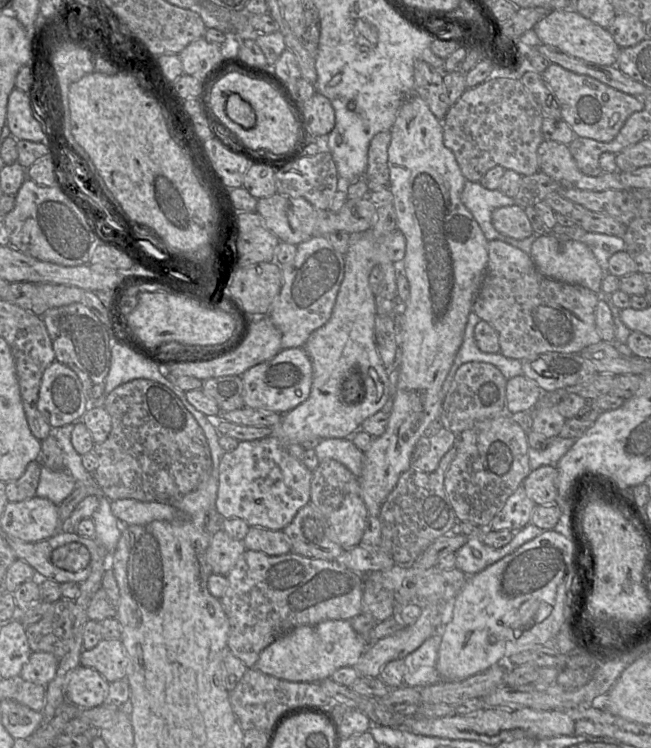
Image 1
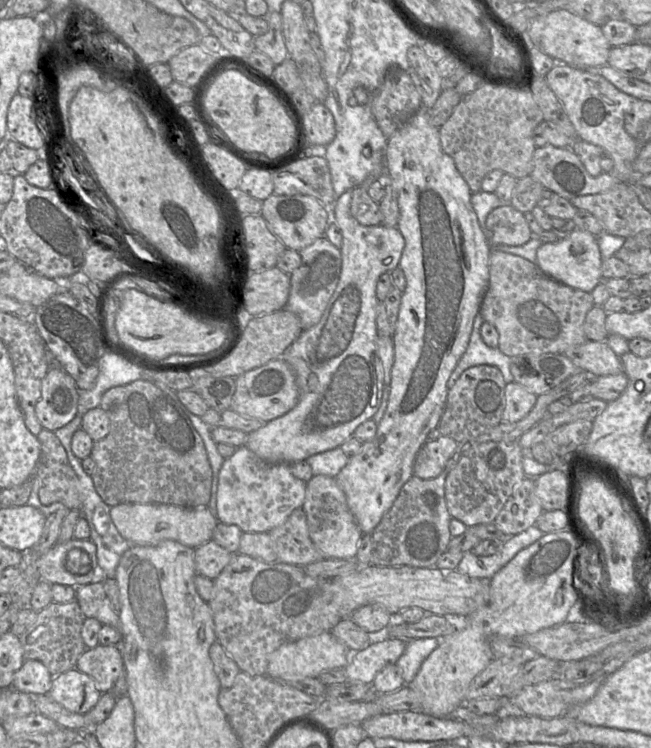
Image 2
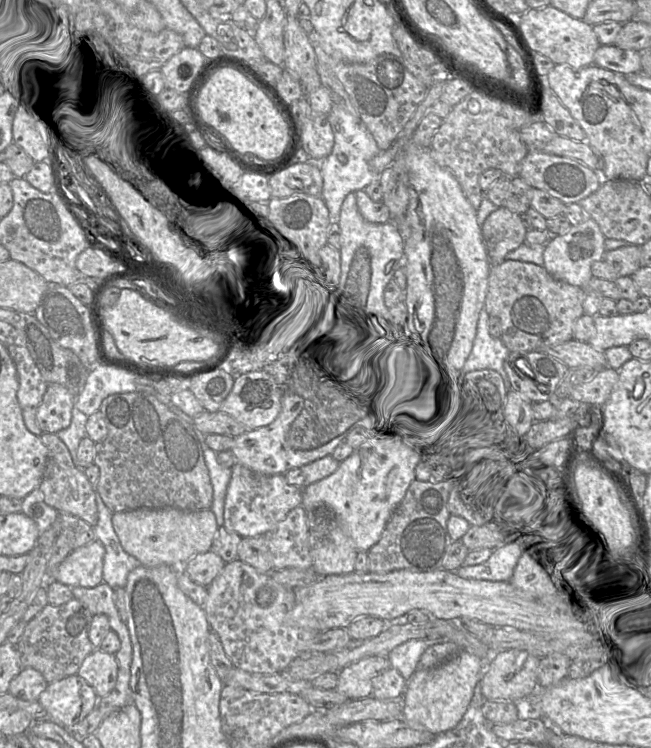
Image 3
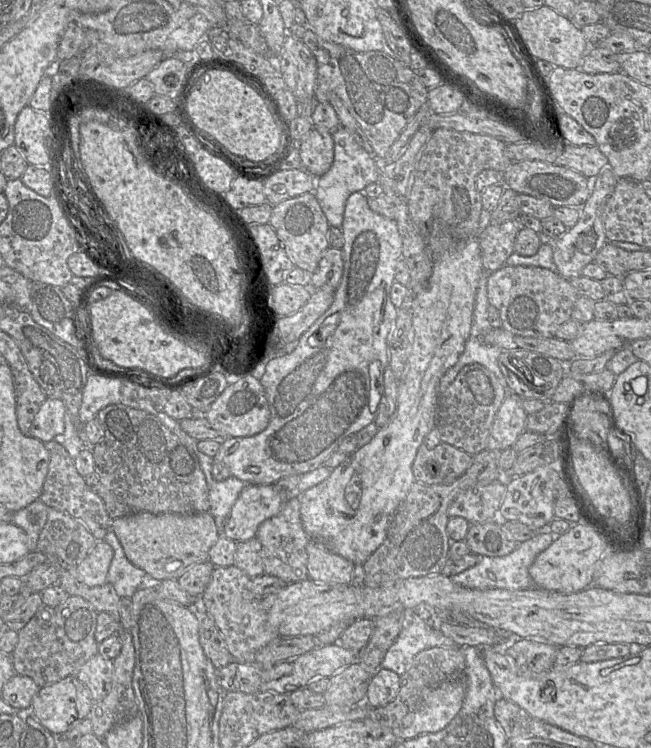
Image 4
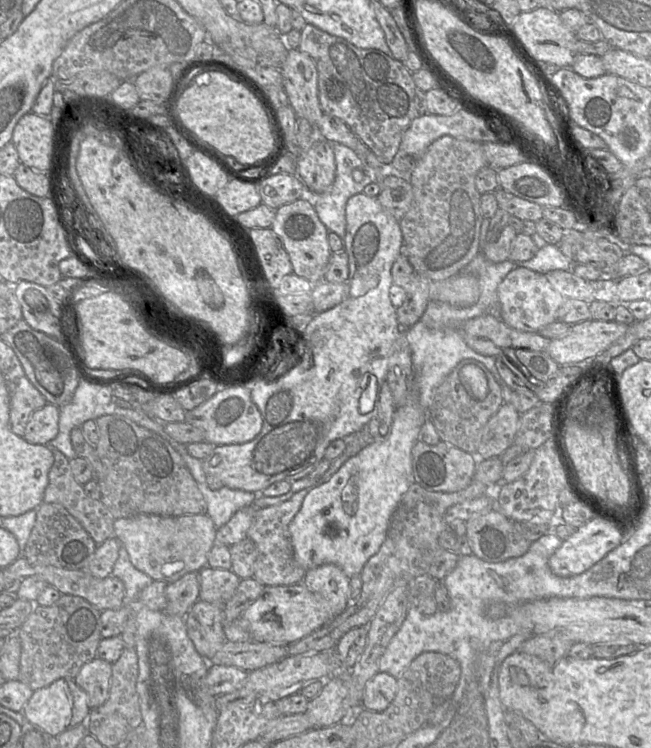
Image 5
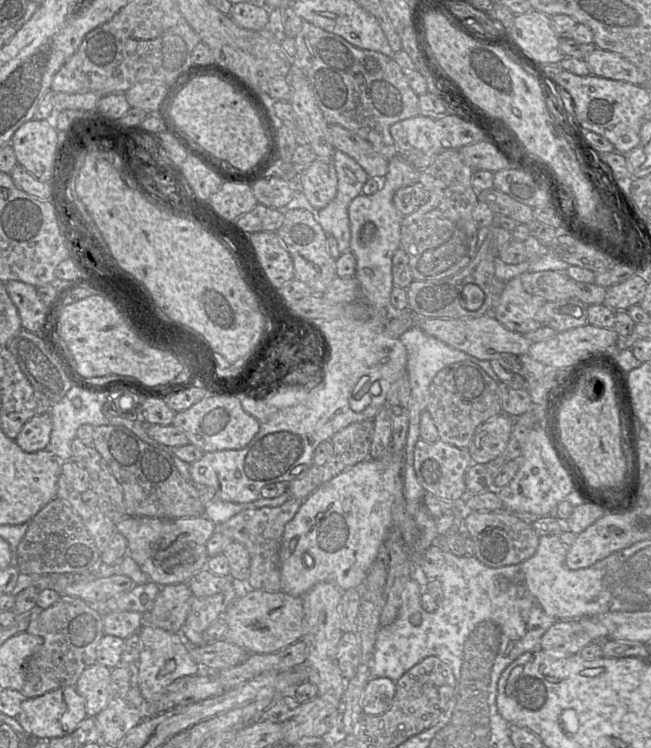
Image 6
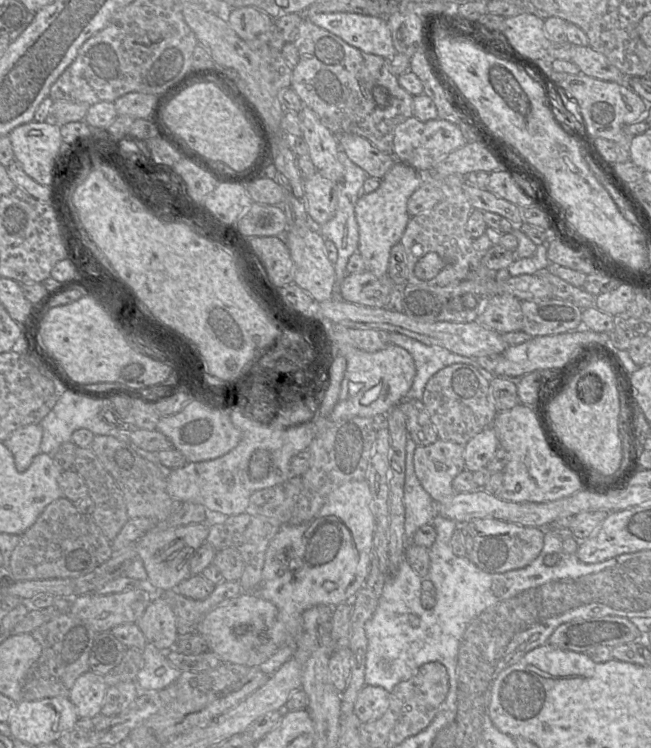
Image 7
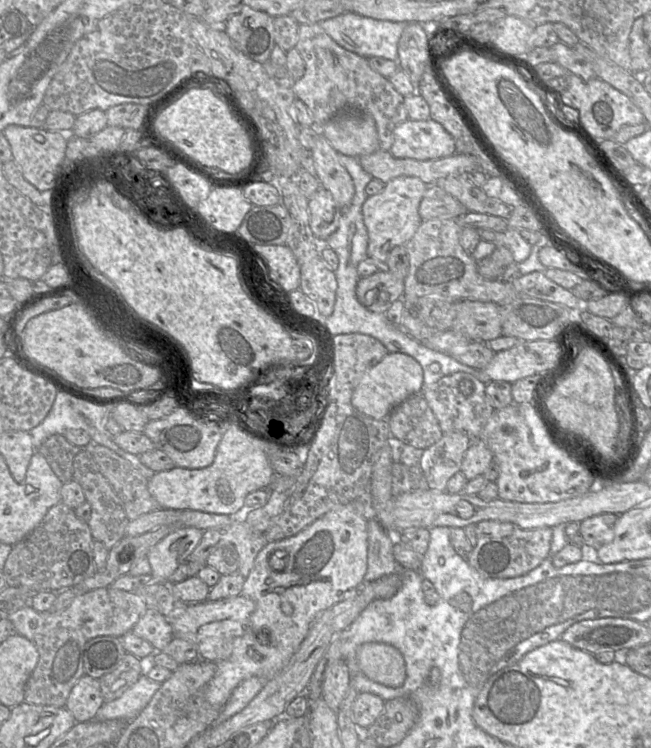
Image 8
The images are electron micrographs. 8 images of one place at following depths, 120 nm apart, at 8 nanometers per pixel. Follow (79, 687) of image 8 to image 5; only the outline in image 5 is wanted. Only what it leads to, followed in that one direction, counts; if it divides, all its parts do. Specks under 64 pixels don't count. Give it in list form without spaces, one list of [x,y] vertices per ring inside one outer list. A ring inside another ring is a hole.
[[[95,658],[83,665],[74,682],[87,694],[89,709],[94,709],[106,702],[109,697],[112,664]]]

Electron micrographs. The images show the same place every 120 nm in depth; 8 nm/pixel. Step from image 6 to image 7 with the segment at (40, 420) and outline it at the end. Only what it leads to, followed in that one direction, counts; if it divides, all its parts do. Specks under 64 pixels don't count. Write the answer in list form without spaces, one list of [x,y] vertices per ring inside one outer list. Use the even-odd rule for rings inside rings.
[[[39,423],[29,424],[17,428],[3,441],[12,453],[15,467],[19,472],[24,472],[33,458],[41,452],[42,434],[42,427]]]

